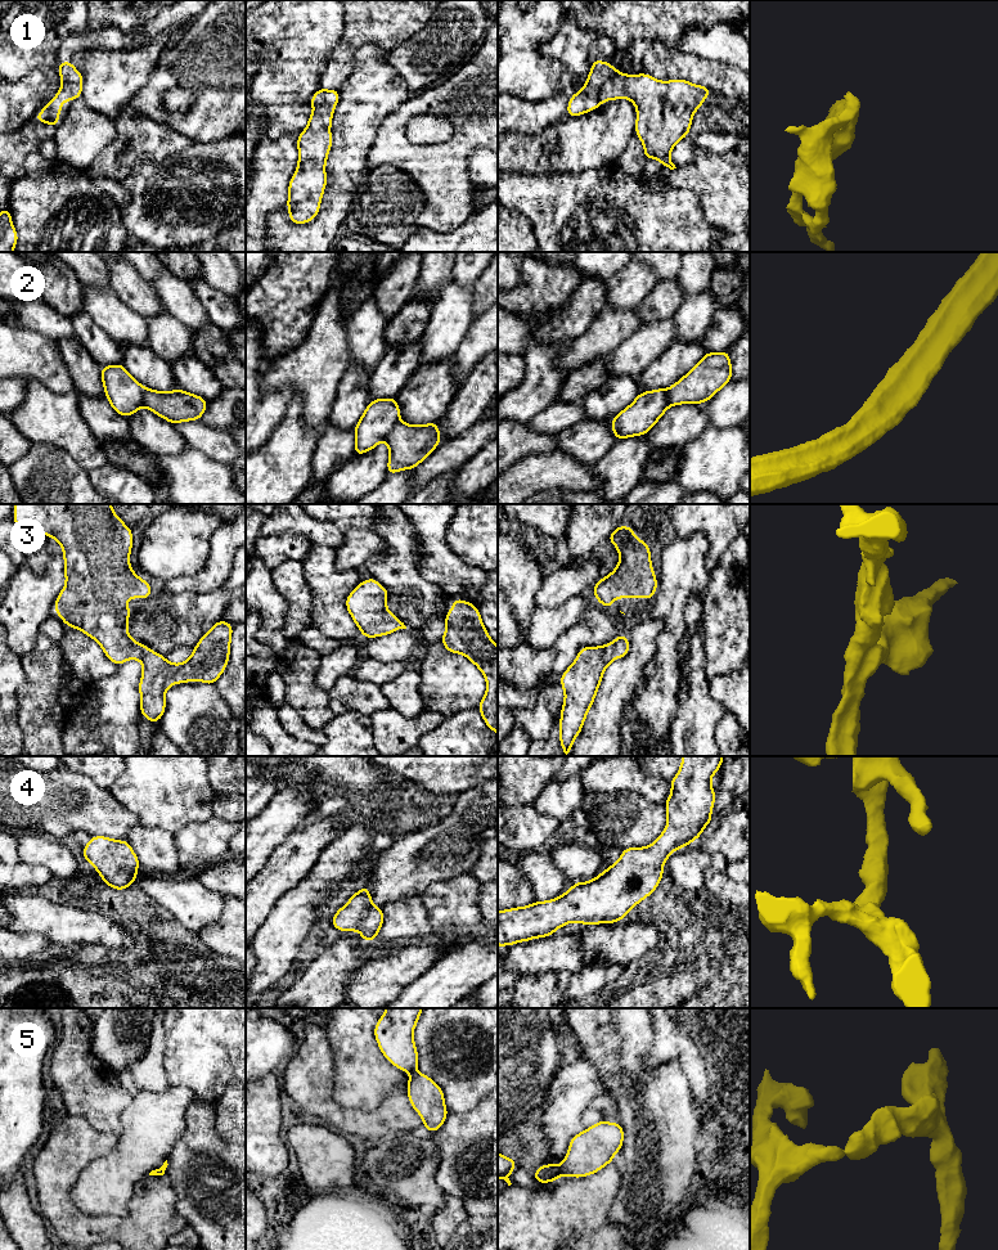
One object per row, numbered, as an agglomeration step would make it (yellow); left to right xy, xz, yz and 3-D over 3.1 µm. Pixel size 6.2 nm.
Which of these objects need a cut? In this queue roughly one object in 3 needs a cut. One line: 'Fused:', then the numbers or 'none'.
Fused: 1, 2, 5

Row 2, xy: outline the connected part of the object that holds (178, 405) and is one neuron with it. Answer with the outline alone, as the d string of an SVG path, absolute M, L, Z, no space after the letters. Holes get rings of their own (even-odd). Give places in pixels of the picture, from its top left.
M143 387L143 401L144 406L172 424L201 419L208 404L201 396L180 388L161 392Z

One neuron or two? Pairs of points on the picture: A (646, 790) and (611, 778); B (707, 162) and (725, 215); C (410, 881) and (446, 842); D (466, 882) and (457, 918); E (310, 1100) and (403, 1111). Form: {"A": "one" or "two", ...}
{"A": "one", "B": "one", "C": "one", "D": "one", "E": "one"}

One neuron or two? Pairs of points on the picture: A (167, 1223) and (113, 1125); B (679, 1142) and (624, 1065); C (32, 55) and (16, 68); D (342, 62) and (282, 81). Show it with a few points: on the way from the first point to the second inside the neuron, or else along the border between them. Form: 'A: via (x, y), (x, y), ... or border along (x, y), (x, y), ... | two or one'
A: border along (89, 1123), (99, 1131), (113, 1132), (117, 1136) | two
B: via (659, 1122), (637, 1100), (632, 1098), (629, 1086) | one
C: via (28, 55), (19, 64) | one
D: border along (338, 40), (327, 61), (319, 86) | two

